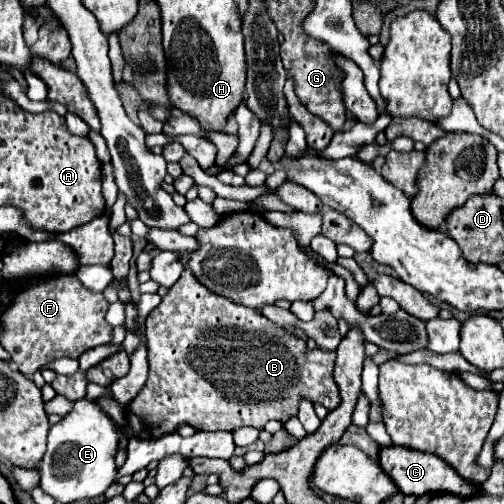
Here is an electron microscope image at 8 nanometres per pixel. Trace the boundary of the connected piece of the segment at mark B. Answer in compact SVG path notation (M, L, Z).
M179 254L185 270L183 270L183 276L169 288L169 294L163 298L163 302L147 316L147 340L149 340L149 378L143 386L143 390L137 394L137 398L131 400L131 404L127 406L127 424L129 428L133 428L135 436L137 438L143 438L143 440L157 440L161 438L163 434L167 432L175 432L181 424L191 424L193 428L197 430L227 430L227 432L233 432L241 426L253 426L253 428L259 428L263 430L263 426L269 422L269 420L279 420L281 424L287 422L287 418L293 418L297 416L297 408L299 408L299 400L311 400L313 404L321 404L325 406L329 412L335 410L339 406L339 388L333 380L333 364L335 364L335 352L327 352L327 350L321 350L321 348L315 348L315 350L309 350L307 348L307 342L301 340L299 336L279 328L277 324L273 324L271 320L267 320L259 310L253 310L253 308L247 308L247 306L239 306L231 300L227 300L225 296L219 296L219 294L213 294L209 292L203 284L199 284L193 276L193 272L189 270L187 266L187 256L185 254Z

